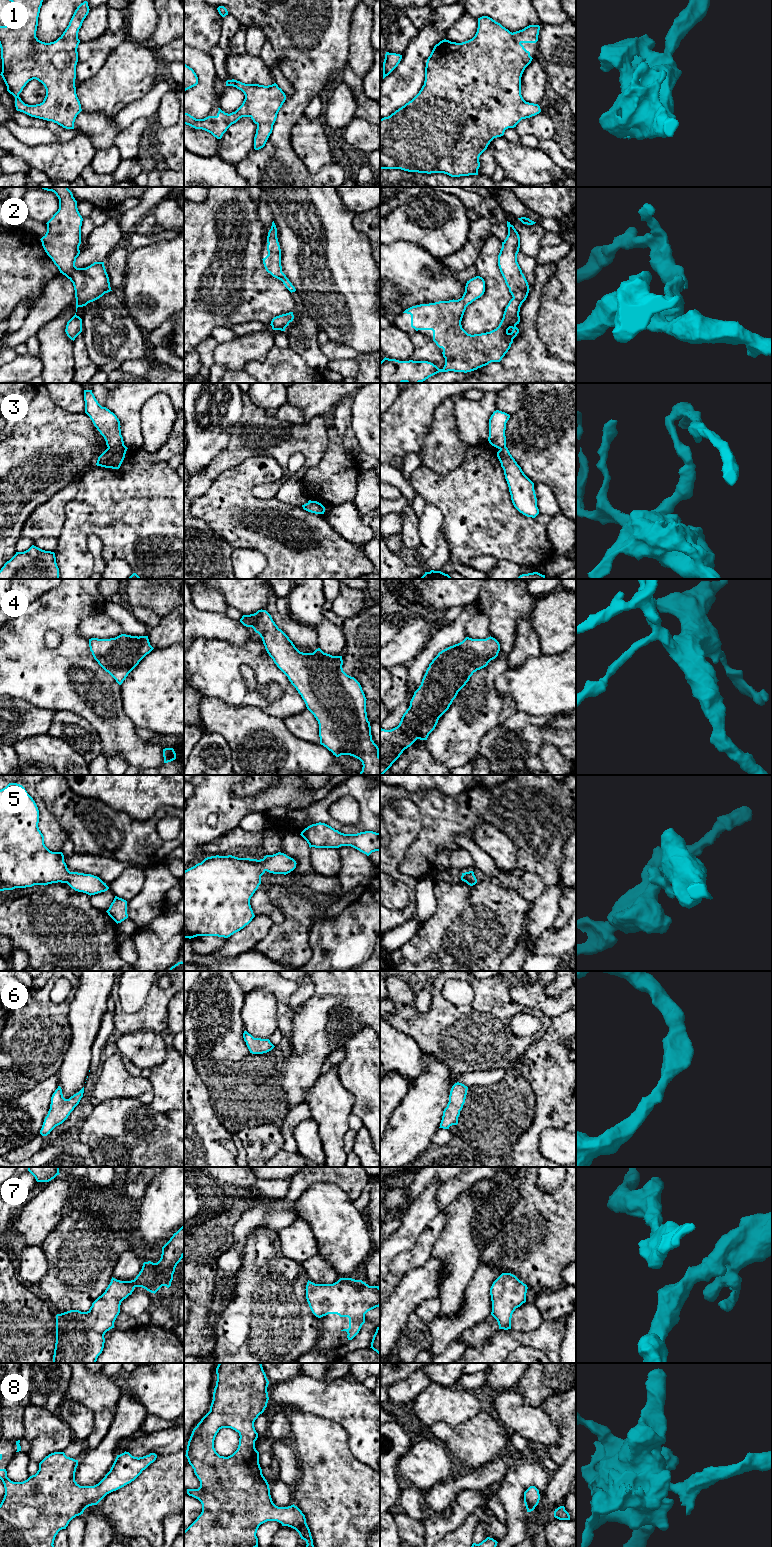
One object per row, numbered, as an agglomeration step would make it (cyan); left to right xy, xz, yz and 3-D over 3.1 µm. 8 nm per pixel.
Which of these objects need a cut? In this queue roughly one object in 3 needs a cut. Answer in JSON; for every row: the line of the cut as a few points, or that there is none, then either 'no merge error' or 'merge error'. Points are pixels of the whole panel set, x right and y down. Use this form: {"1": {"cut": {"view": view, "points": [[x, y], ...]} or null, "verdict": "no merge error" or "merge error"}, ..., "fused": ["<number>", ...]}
{"1": {"cut": null, "verdict": "no merge error"}, "2": {"cut": null, "verdict": "no merge error"}, "3": {"cut": {"view": "xy", "points": [[123, 444], [108, 448]]}, "verdict": "merge error"}, "4": {"cut": null, "verdict": "no merge error"}, "5": {"cut": null, "verdict": "no merge error"}, "6": {"cut": null, "verdict": "no merge error"}, "7": {"cut": null, "verdict": "no merge error"}, "8": {"cut": null, "verdict": "no merge error"}, "fused": ["3"]}

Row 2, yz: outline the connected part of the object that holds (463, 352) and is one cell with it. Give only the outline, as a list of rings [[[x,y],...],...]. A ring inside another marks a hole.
[[[507,221],[508,235],[502,242],[502,248],[498,255],[498,266],[505,280],[512,299],[505,308],[503,318],[499,326],[486,333],[468,334],[461,325],[466,307],[485,292],[485,281],[482,277],[476,276],[467,281],[465,292],[458,300],[439,301],[429,304],[420,304],[406,309],[403,313],[411,315],[411,327],[418,330],[432,330],[433,341],[439,348],[443,349],[445,365],[439,369],[428,361],[399,361],[396,359],[384,358],[380,362],[380,383],[420,383],[439,372],[471,372],[488,365],[491,362],[500,362],[511,347],[513,339],[519,333],[516,327],[520,322],[520,307],[526,300],[529,293],[528,282],[522,273],[517,262],[517,254],[520,248],[520,237],[516,229]]]

